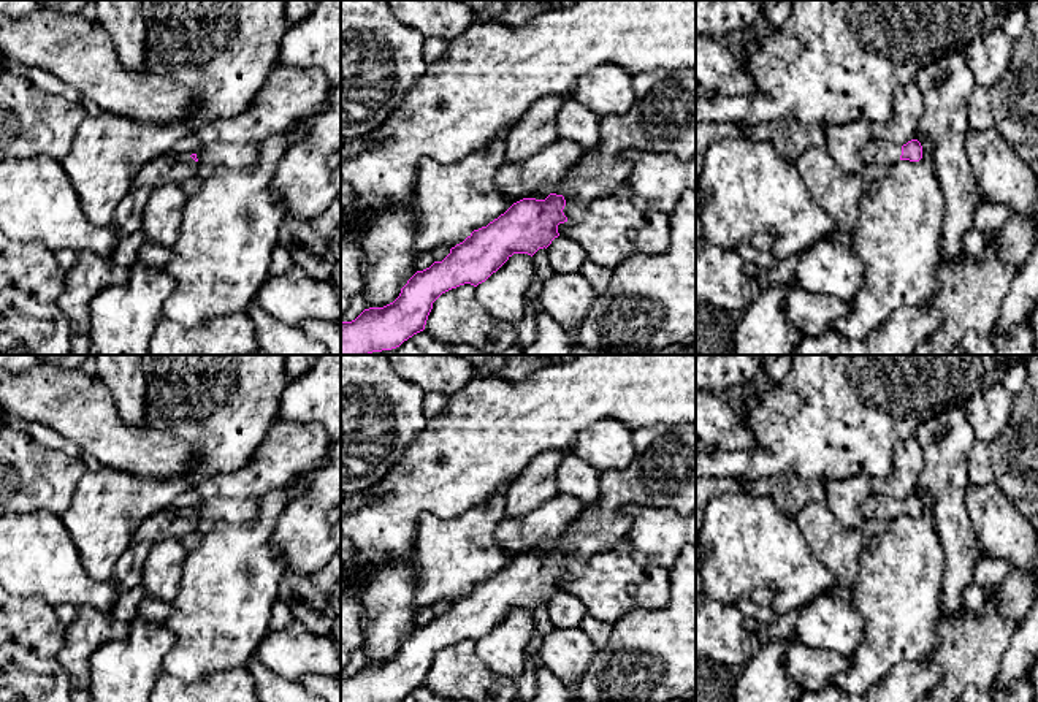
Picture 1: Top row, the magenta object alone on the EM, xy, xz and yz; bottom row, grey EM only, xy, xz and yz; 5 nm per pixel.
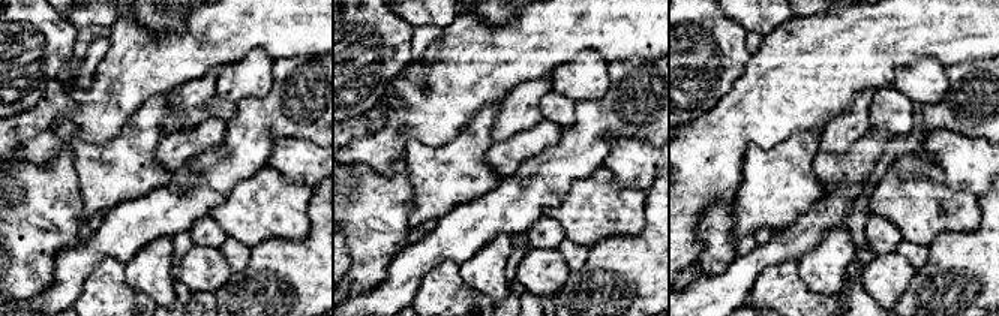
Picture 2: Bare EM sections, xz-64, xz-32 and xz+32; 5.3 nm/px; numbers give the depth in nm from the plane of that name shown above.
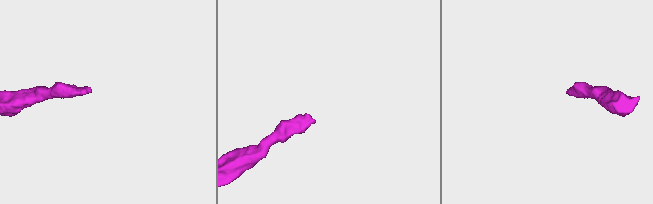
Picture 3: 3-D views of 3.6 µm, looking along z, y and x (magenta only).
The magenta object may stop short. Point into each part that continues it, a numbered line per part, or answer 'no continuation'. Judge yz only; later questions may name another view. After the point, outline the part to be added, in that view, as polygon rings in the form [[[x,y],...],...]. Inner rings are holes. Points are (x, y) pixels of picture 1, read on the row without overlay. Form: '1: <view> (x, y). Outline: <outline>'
1: yz (877, 507). Outline: [[[872,494],[870,499],[861,507],[865,520],[892,520],[900,515],[902,501],[891,498],[880,498]]]

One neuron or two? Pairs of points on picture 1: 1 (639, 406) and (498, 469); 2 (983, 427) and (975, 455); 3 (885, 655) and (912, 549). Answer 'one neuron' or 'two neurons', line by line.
1: one neuron
2: two neurons
3: one neuron

